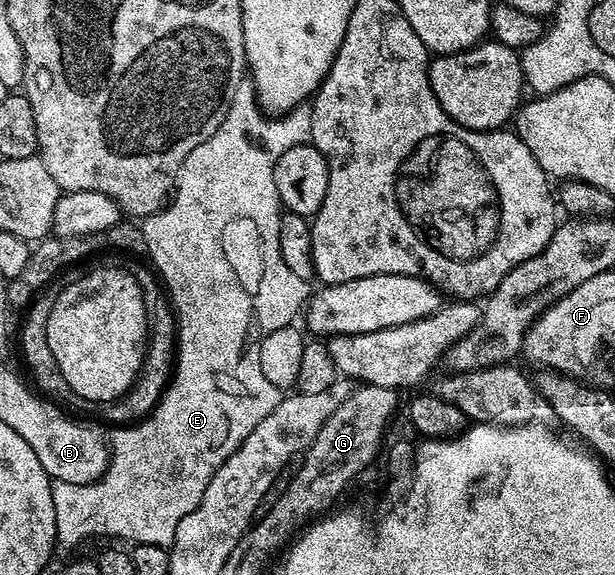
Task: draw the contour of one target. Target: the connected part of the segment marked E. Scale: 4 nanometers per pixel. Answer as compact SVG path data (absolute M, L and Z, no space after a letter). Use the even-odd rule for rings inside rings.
M244 80L235 89L226 118L218 130L197 148L192 148L190 155L183 160L171 201L144 219L147 258L167 291L175 315L175 369L152 414L136 424L114 429L117 431L108 439L109 467L99 481L91 484L53 482L57 546L60 549L69 550L92 534L126 538L129 544L142 542L172 547L179 520L203 500L211 476L240 448L243 440L247 440L251 428L255 428L255 424L259 424L259 420L281 402L282 391L263 376L259 360L250 346L243 346L243 340L227 344L227 340L211 338L207 332L207 300L215 298L217 302L217 298L221 298L221 294L217 294L221 292L221 286L231 284L235 288L235 284L241 282L245 294L243 300L253 300L255 312L269 316L269 324L276 329L290 325L293 317L304 311L311 289L285 263L285 254L281 251L283 207L275 188L275 164L287 148L306 145L310 139L311 109L308 105L286 110L280 116L270 116L261 109L252 81Z

